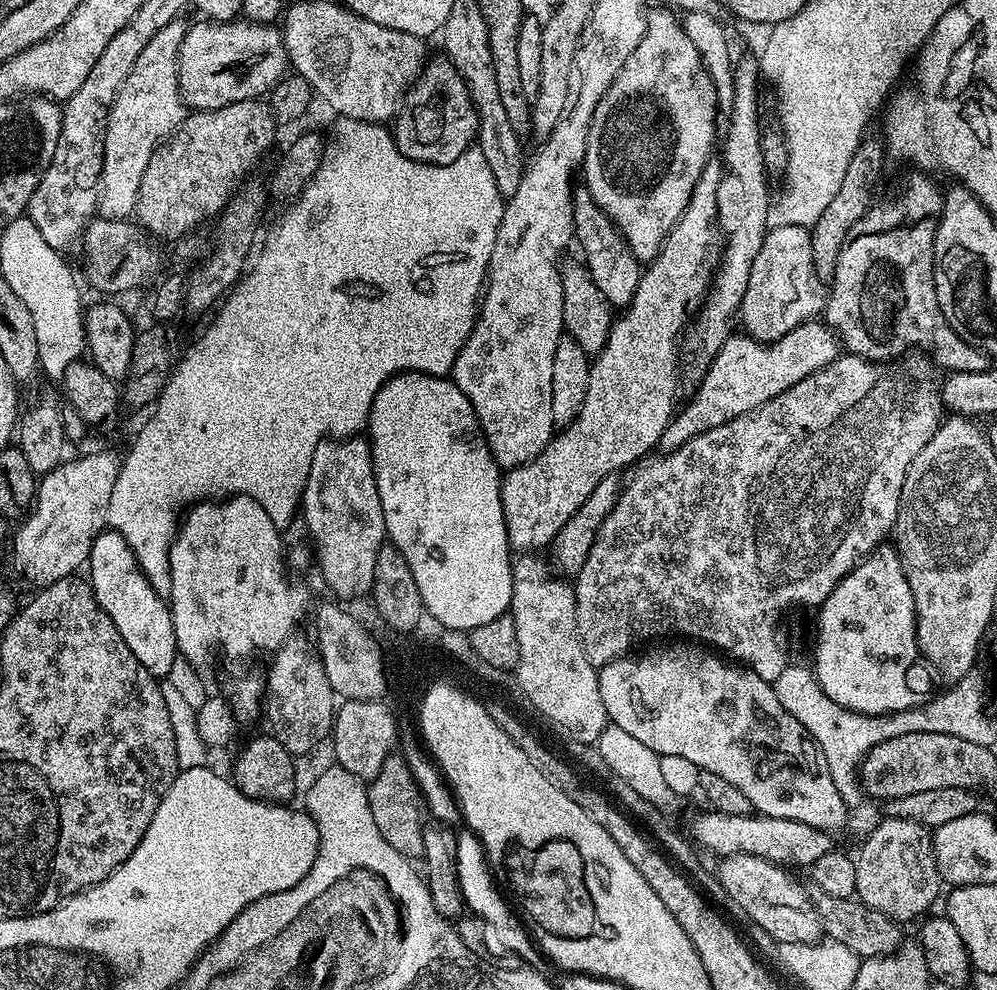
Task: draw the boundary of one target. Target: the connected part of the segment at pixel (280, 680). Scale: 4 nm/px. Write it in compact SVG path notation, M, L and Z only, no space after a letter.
M289 638L271 657L273 660L266 675L266 695L262 708L272 727L269 728L272 737L282 742L294 758L301 758L315 744L323 740L325 743L329 739L338 704L317 649L309 641L308 645L306 641L296 639Z

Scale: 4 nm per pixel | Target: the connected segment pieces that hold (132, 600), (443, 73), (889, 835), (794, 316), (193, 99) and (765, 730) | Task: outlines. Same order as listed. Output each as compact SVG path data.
M111 530L98 534L88 555L86 576L92 585L93 596L102 610L106 610L114 626L118 626L118 634L122 634L122 642L130 646L134 658L138 658L152 676L166 678L178 658L172 609L146 578L136 561L134 550L130 550L122 534Z
M446 58L429 59L411 88L404 93L395 117L396 149L419 164L449 164L473 147L480 130L468 84Z
M888 816L869 834L860 848L860 853L855 853L856 862L856 896L860 903L868 908L878 910L886 914L892 920L905 922L915 916L923 917L928 907L940 896L942 881L940 871L934 858L932 849L932 837L929 829L916 820L907 820L897 816Z
M802 226L769 228L758 254L754 257L746 292L740 303L738 318L739 321L742 320L743 331L762 344L771 344L774 340L781 340L783 336L790 334L790 330L802 326L807 320L817 319L823 313L825 303L826 284L815 273L811 231Z
M200 18L197 21L197 24L194 24L194 22L188 24L186 34L182 38L182 46L178 50L178 86L180 87L180 98L189 109L205 112L206 110L214 110L222 106L230 106L234 102L255 100L263 97L279 80L284 79L289 71L290 65L288 63L288 51L284 45L284 34L276 24L254 24L243 18L219 22L209 22L207 19Z
M688 642L680 643L684 644L652 648L637 656L619 656L599 669L598 690L602 690L602 706L606 706L609 721L626 730L631 737L638 738L661 758L677 756L700 772L726 778L726 782L750 798L759 815L806 822L806 826L814 826L829 834L836 834L839 828L846 827L850 808L844 803L842 794L838 794L834 778L830 778L830 766L826 766L822 750L813 742L802 722L778 702L775 687L715 651L691 648L692 644Z

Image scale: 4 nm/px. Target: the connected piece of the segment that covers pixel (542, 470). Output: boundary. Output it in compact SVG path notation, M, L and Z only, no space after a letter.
M719 159L709 160L690 194L682 218L672 227L660 253L641 271L634 298L613 319L609 340L591 361L586 402L582 410L578 410L578 418L557 431L538 458L503 473L500 482L502 514L509 545L517 553L532 554L547 549L558 530L562 530L562 526L574 518L582 502L594 494L594 486L598 486L606 474L623 473L624 468L631 469L637 462L643 461L649 455L647 452L659 445L668 423L677 415L676 391L680 388L680 376L682 380L682 356L678 349L690 317L708 295L722 255L722 233L716 219L716 195L724 174Z

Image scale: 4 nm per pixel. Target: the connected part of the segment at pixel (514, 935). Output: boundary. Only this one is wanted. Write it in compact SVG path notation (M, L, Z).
M463 830L457 833L456 841L458 842L458 874L459 874L459 885L462 886L464 903L467 909L476 915L482 922L481 927L481 943L483 949L487 950L494 956L494 958L500 958L496 956L506 956L509 952L518 956L527 967L532 968L535 972L547 971L547 963L543 953L540 952L539 947L532 940L531 935L524 929L523 921L519 918L519 915L511 908L511 905L505 900L502 900L498 890L499 887L496 885L494 874L487 862L487 857L484 854L483 844L477 839L474 832L470 830Z

